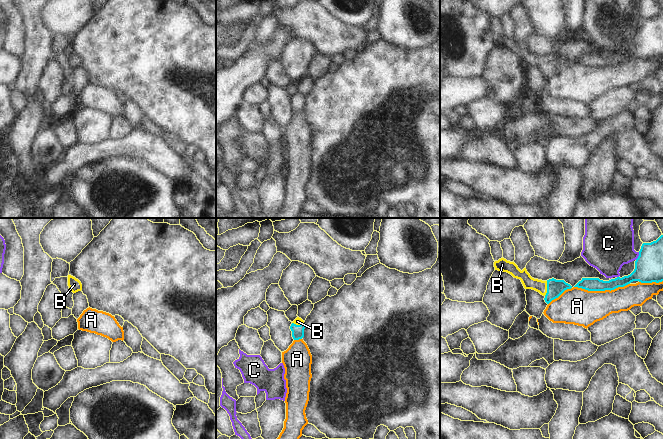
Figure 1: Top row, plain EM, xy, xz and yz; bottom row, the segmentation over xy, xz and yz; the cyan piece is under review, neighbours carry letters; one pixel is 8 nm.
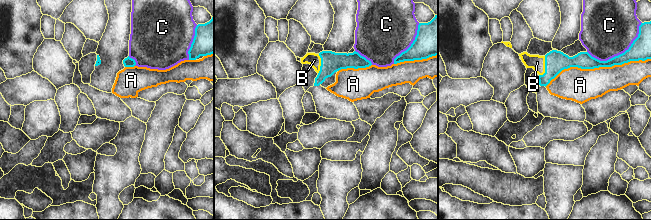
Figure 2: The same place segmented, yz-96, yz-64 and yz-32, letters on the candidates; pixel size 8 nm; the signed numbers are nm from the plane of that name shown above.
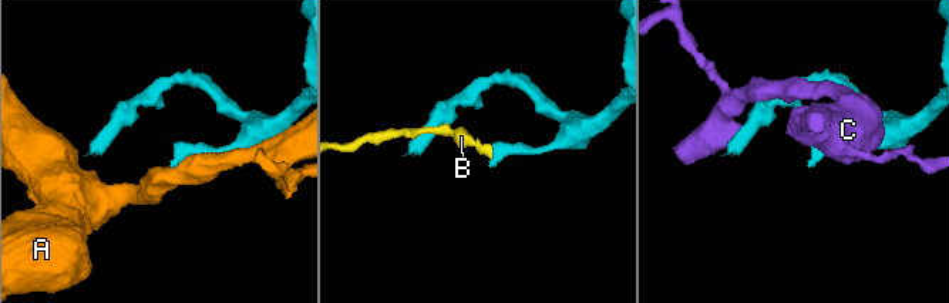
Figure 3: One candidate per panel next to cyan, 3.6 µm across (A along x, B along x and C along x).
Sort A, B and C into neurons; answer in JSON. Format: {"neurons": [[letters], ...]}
{"neurons": [["A"], ["B"], ["C"]]}

